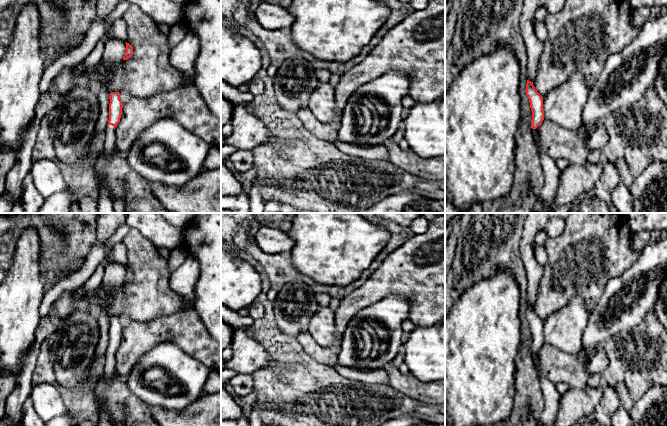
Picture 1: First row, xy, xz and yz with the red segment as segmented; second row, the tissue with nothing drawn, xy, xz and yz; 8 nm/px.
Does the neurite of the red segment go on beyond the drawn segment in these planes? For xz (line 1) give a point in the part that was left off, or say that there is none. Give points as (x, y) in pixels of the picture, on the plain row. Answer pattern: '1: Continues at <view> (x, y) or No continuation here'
1: Continues at xz (334, 304)

